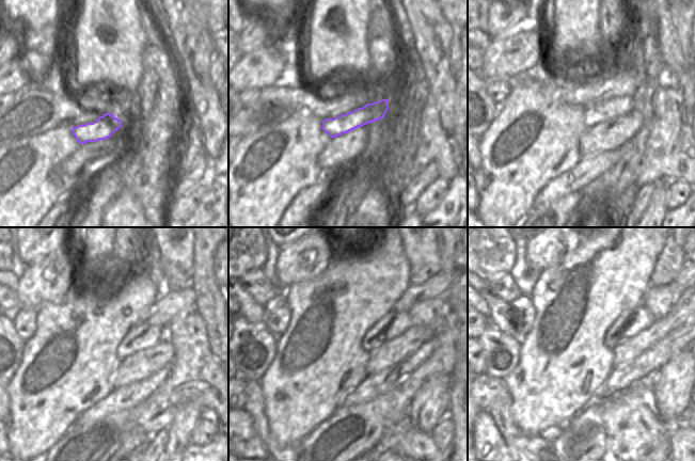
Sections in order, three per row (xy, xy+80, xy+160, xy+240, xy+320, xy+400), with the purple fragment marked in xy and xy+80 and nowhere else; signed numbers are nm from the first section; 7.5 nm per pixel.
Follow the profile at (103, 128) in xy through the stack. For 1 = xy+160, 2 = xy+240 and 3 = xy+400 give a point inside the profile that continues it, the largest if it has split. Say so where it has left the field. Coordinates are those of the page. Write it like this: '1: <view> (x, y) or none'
1: xy+160 (616, 107)
2: xy+240 (140, 336)
3: xy+400 (659, 300)

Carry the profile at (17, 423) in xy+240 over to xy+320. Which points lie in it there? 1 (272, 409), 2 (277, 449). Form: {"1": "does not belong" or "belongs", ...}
{"1": "belongs", "2": "does not belong"}

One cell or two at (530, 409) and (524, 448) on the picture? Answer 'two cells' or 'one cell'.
two cells

